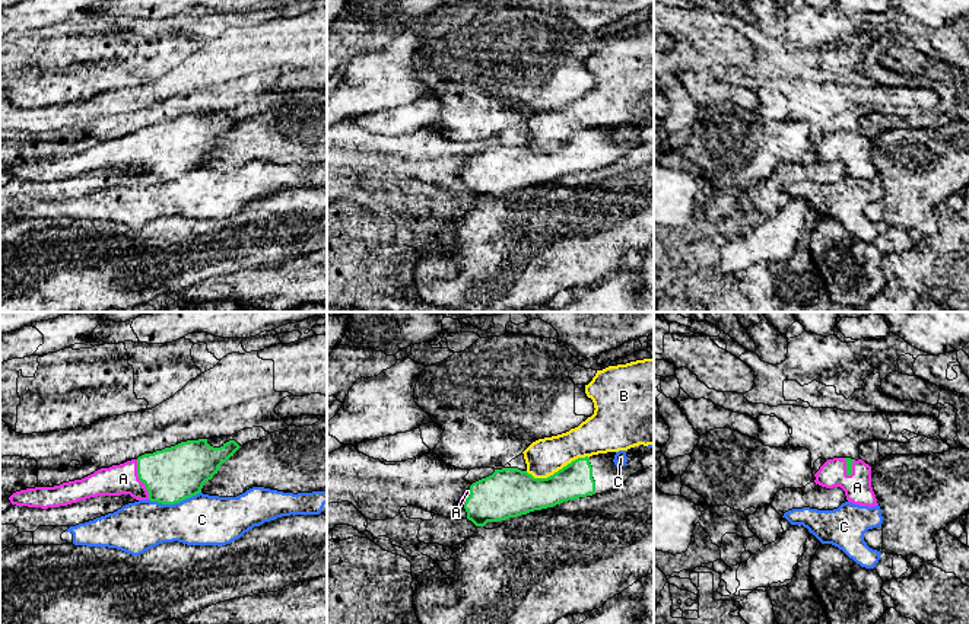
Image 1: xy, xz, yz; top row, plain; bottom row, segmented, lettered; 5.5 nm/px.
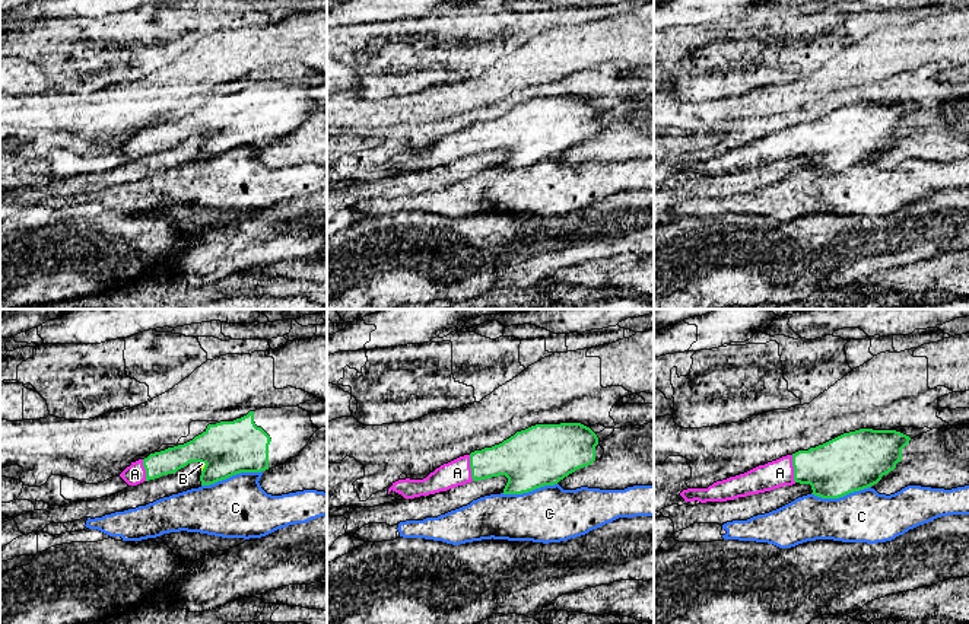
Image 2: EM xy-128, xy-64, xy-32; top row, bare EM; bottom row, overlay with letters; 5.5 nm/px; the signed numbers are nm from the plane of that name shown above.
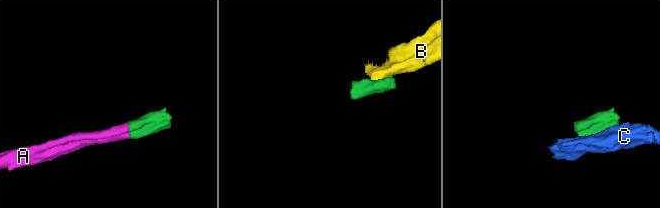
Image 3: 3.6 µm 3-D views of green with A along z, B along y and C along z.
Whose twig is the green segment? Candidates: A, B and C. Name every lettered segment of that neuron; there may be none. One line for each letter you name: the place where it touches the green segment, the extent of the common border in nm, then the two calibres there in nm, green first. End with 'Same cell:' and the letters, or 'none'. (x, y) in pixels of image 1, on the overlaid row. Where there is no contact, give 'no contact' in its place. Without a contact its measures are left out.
A: xy (139, 478) | 220 nm | 300/170 nm
Same cell: A

